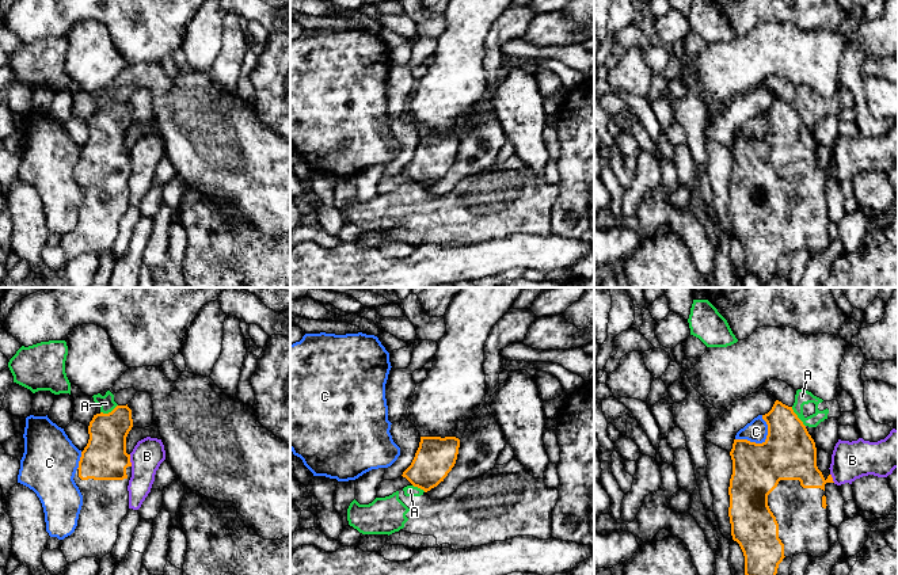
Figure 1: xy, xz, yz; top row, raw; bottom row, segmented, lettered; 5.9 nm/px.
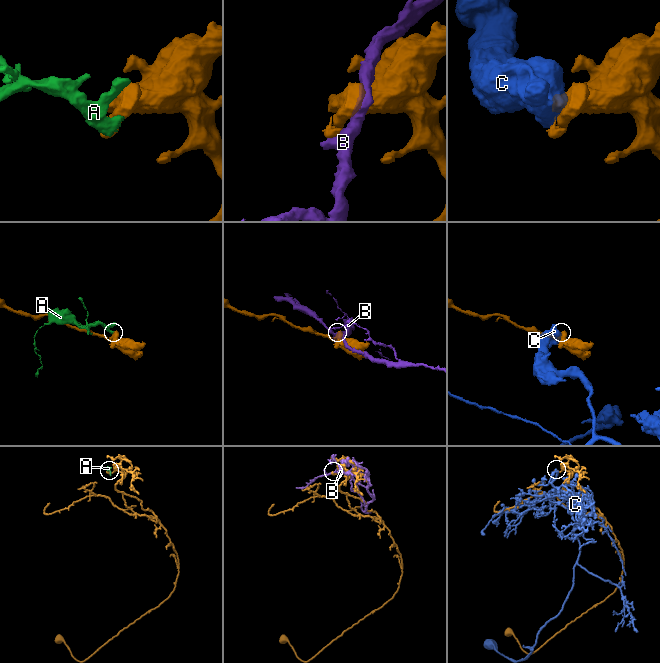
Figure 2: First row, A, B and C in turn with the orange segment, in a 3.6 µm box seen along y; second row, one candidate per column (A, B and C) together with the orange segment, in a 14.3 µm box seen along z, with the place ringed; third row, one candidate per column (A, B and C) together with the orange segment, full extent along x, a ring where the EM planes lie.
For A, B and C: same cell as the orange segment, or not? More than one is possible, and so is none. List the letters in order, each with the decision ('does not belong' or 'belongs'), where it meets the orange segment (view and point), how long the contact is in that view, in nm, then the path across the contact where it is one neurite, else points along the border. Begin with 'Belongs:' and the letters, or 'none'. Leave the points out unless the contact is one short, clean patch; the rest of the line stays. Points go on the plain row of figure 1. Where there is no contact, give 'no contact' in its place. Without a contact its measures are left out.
Belongs: none
A: does not belong; meets orange in yz at (796, 113); contact 150 nm long; border along yz (791, 103), (805, 122)
B: does not belong; meets orange in xy at (129, 156); contact 70 nm long
C: does not belong; meets orange in yz at (763, 139); contact 220 nm long

